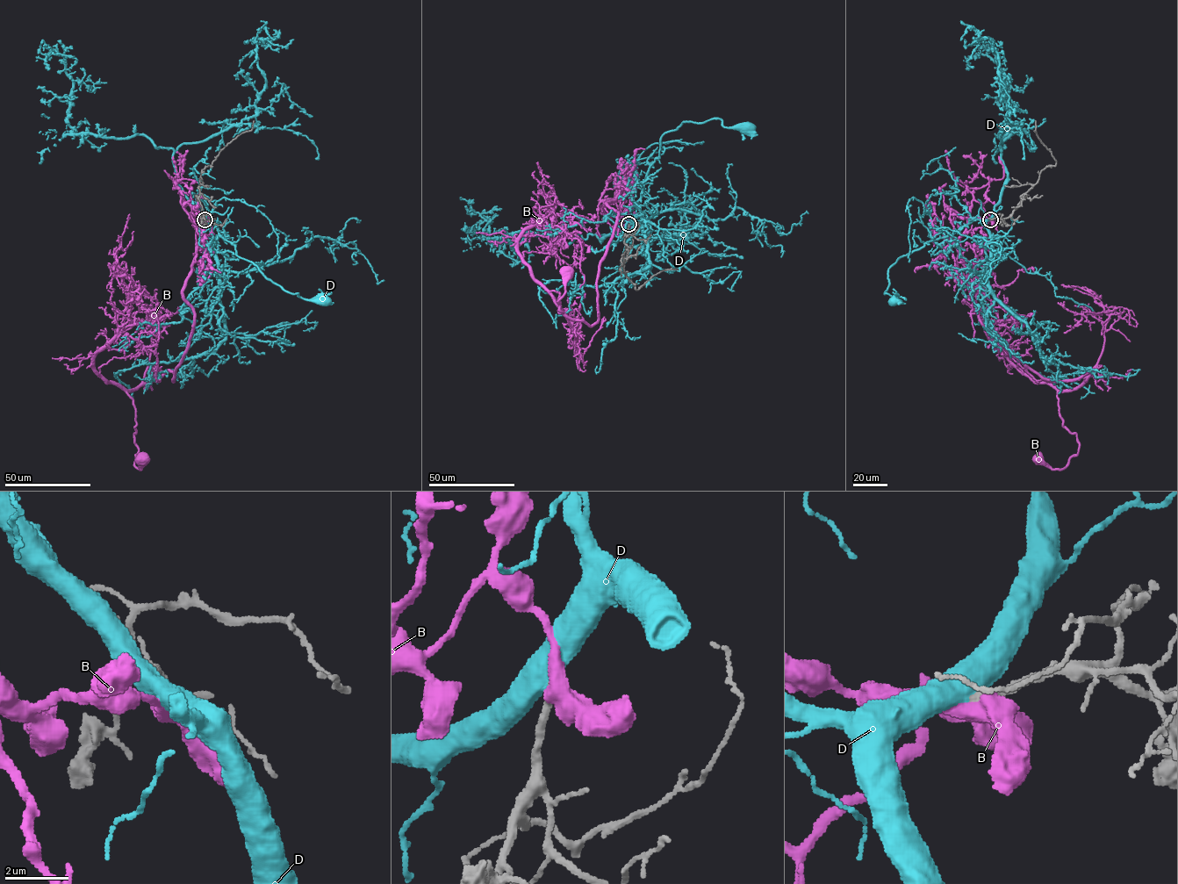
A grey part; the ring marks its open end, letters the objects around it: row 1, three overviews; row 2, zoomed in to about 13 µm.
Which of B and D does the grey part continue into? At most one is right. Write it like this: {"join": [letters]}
{"join": ["D"]}

